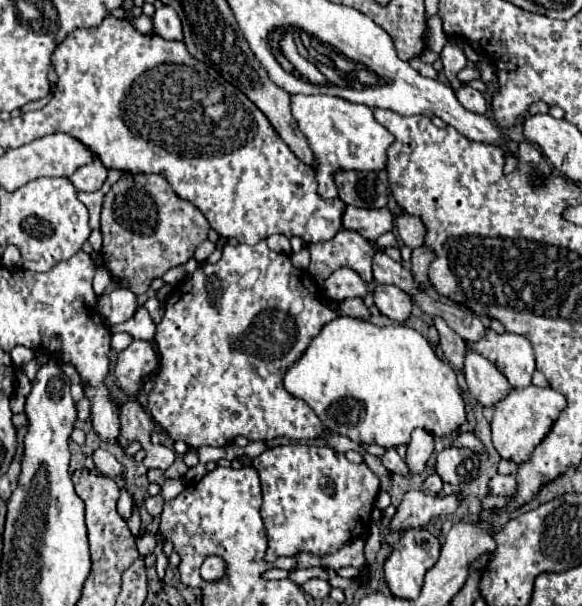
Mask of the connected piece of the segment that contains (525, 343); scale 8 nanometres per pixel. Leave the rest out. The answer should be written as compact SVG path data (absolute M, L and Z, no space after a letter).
M486 329L484 337L476 343L466 343L468 349L480 353L482 357L486 357L490 363L496 365L496 369L506 375L506 379L514 385L514 387L528 387L532 383L532 373L534 373L534 349L530 345L530 341L524 335L516 335L516 333L496 333L494 329Z

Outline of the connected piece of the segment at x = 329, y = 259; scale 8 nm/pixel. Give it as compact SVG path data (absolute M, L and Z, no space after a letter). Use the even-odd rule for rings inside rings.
M340 229L334 239L308 243L306 249L310 251L308 271L316 277L318 283L328 279L340 267L356 271L366 283L372 281L372 259L376 247L358 231Z

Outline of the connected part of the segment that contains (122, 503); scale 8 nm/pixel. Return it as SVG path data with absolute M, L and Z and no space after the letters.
M122 487L122 495L120 495L120 501L118 501L118 511L120 511L120 515L124 515L124 519L130 519L130 513L132 513L132 495L128 493L126 487Z

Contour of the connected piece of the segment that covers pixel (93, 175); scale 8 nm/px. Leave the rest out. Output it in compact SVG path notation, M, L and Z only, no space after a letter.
M92 161L90 165L84 165L74 171L70 181L78 191L98 191L108 177L108 169L104 167L102 161Z

